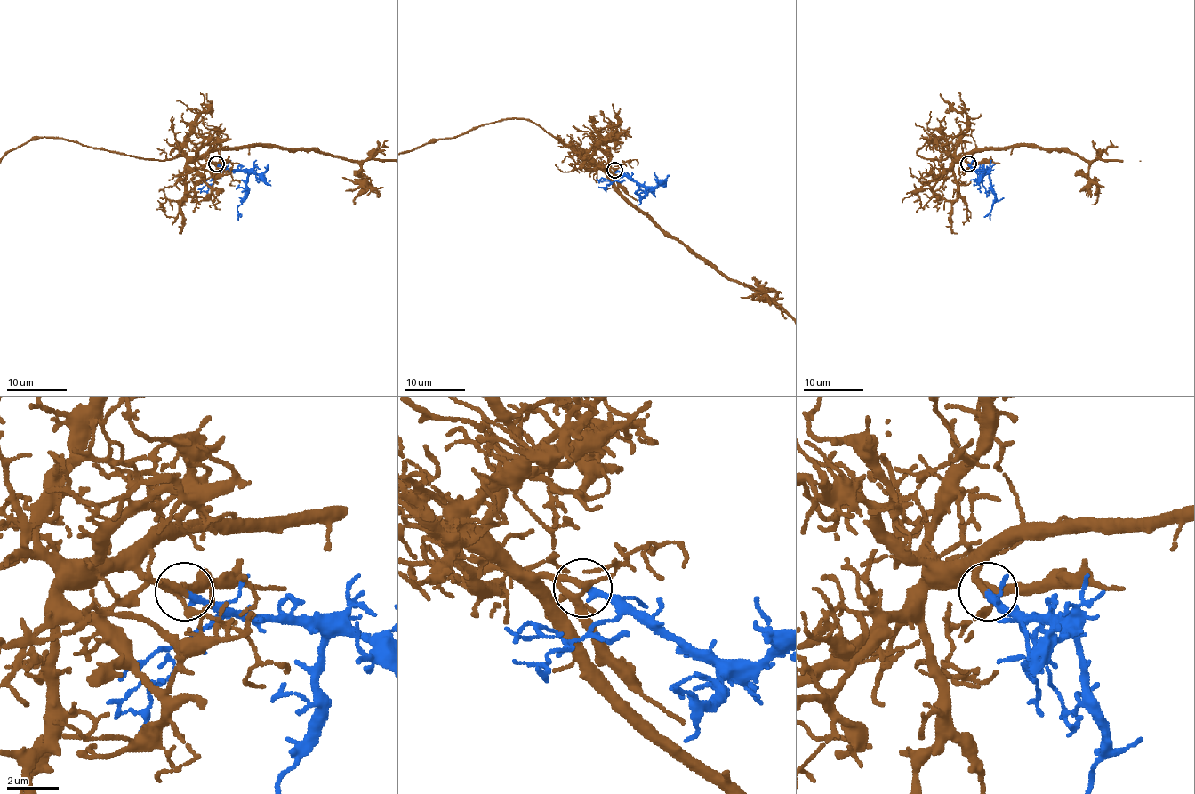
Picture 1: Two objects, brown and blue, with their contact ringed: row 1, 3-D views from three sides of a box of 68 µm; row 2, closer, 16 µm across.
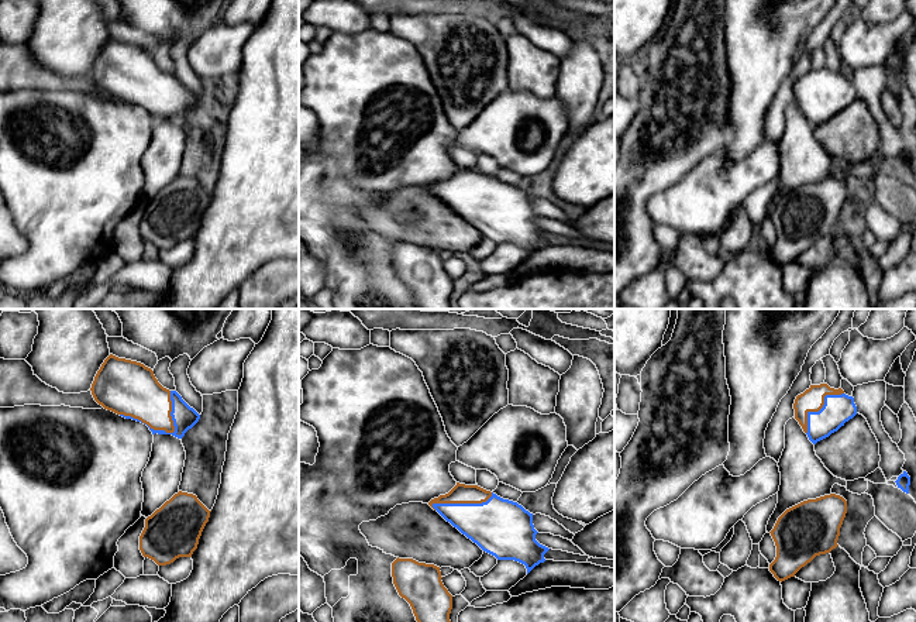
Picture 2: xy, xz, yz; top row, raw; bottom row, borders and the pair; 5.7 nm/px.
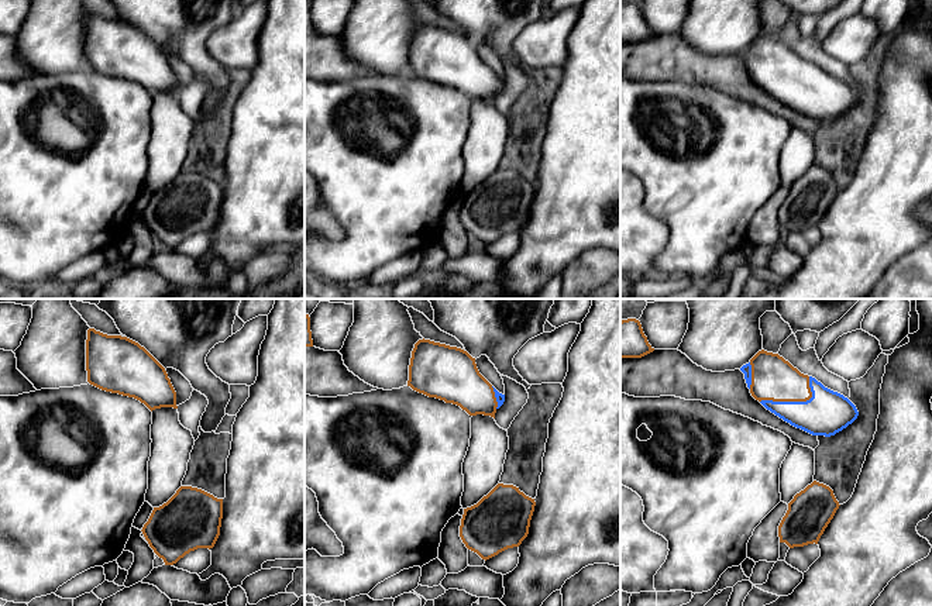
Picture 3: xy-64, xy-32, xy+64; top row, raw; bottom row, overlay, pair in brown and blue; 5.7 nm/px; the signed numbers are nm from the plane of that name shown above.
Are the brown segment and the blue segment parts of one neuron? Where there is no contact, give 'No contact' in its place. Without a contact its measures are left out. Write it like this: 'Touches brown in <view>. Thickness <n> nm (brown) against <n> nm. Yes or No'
Touches brown in xy. Thickness 320 nm (brown) against 140 nm. Yes

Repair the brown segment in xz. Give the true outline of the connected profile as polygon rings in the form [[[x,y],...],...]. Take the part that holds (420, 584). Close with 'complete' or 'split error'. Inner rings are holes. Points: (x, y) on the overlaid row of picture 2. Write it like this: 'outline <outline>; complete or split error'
outline [[[397,557],[392,563],[392,577],[417,622],[451,622],[452,595],[441,581],[440,567]]]; complete

